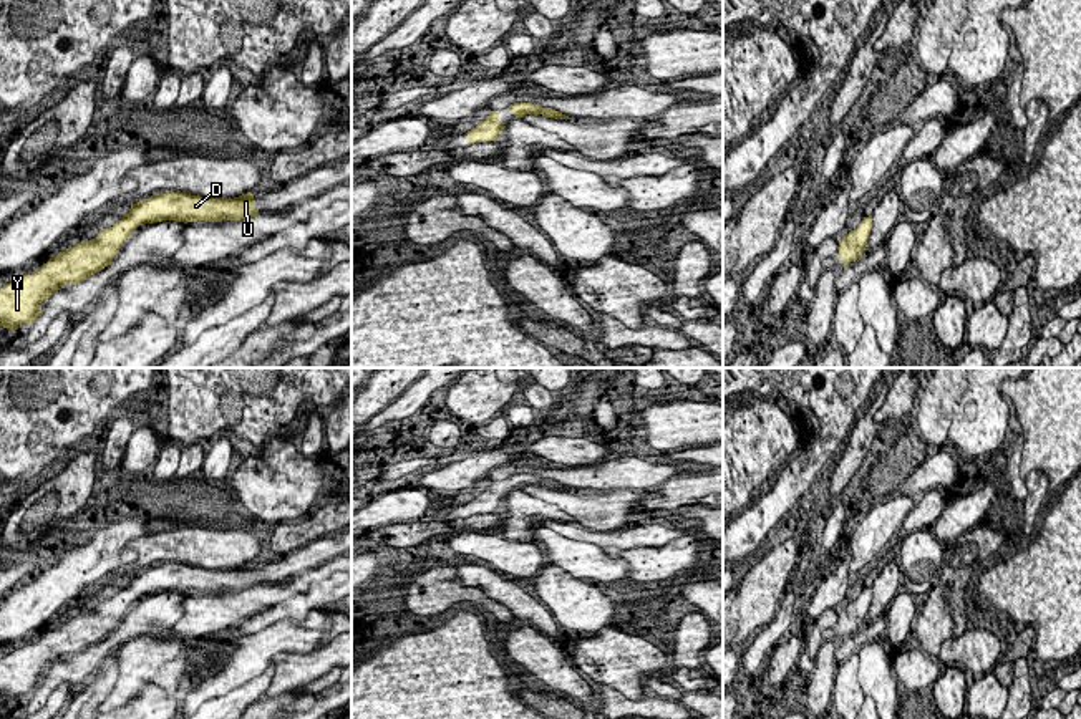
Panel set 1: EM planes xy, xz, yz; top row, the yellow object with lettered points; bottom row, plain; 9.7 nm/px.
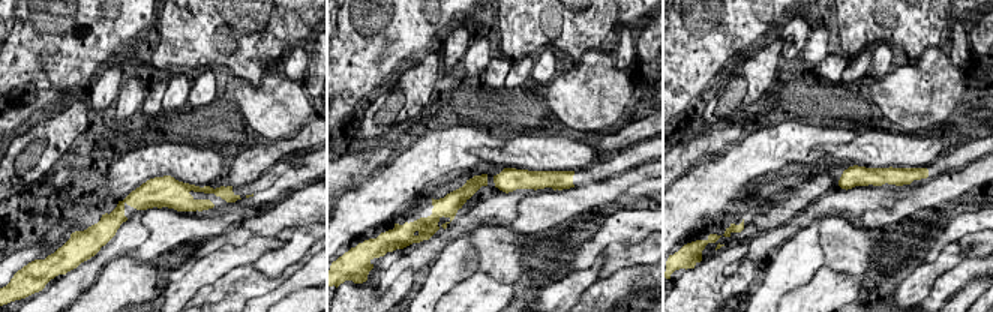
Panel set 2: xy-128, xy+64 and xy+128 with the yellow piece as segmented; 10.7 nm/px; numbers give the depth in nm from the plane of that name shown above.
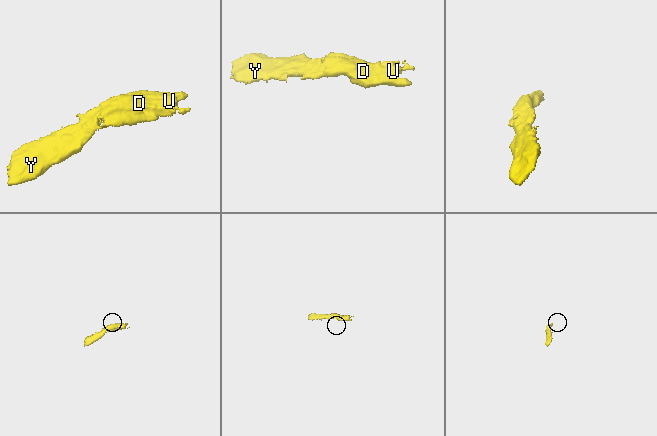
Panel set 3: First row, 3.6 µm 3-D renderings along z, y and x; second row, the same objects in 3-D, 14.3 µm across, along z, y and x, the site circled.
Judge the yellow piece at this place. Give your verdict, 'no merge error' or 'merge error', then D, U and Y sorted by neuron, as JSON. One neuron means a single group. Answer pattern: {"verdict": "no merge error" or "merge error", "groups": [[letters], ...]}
{"verdict": "no merge error", "groups": [["D", "U", "Y"]]}

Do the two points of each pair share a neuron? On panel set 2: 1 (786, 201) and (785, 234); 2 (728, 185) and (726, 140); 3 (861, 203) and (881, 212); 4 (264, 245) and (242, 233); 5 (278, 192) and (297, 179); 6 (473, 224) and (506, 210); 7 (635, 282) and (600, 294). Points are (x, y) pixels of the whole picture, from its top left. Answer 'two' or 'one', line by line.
1: two
2: two
3: two
4: two
5: one
6: one
7: one

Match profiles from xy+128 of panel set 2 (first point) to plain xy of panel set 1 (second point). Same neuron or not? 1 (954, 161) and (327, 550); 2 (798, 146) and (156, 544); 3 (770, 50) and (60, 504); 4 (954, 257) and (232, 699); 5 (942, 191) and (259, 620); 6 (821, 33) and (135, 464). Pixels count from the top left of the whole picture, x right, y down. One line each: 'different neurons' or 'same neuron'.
1: same neuron
2: different neurons
3: same neuron
4: same neuron
5: different neurons
6: same neuron

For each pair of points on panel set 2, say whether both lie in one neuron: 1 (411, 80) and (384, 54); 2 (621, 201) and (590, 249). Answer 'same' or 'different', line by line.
1: different
2: different

